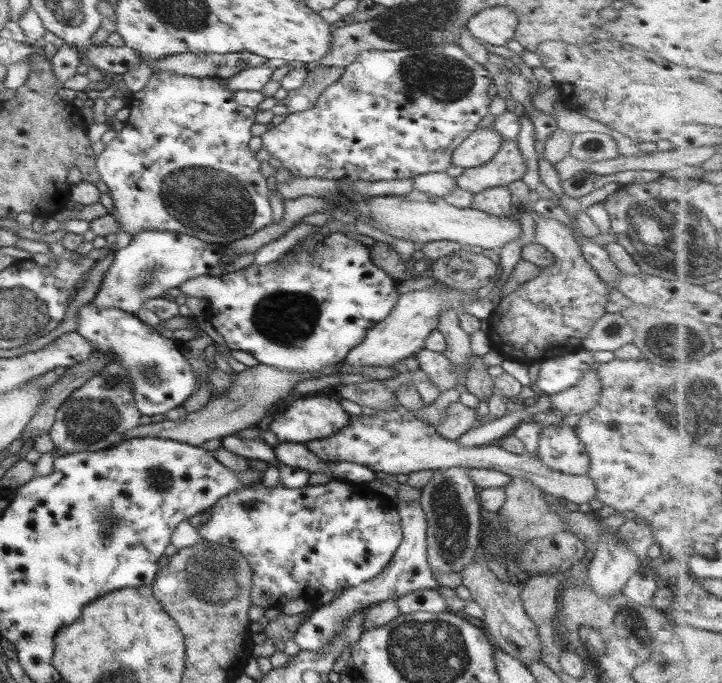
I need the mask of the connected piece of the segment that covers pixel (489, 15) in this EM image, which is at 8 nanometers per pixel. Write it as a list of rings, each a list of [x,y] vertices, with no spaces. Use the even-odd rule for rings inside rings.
[[[505,5],[487,7],[471,16],[465,26],[473,41],[503,47],[516,36],[517,15]]]

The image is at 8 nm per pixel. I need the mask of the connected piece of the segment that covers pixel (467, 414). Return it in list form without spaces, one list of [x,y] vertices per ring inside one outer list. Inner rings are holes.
[[[459,401],[449,404],[449,409],[441,423],[434,426],[437,434],[447,440],[456,440],[458,436],[475,426],[477,410],[467,407]]]

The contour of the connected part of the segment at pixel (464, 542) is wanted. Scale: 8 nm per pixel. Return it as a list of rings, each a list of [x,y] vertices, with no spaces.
[[[451,467],[443,473],[434,472],[426,485],[420,491],[420,508],[426,519],[426,560],[435,575],[439,572],[461,572],[461,569],[472,561],[475,549],[482,544],[482,534],[479,531],[478,490],[475,483],[467,475],[467,467]]]

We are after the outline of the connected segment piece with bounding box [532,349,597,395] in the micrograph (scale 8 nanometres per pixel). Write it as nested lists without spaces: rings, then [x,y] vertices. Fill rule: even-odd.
[[[583,349],[577,351],[576,353],[559,357],[550,357],[539,364],[538,373],[536,374],[535,380],[532,384],[537,386],[540,394],[556,394],[556,392],[572,387],[573,384],[577,382],[577,378],[579,378],[585,370],[589,370],[591,366],[597,366],[597,363],[593,361],[591,353]]]

